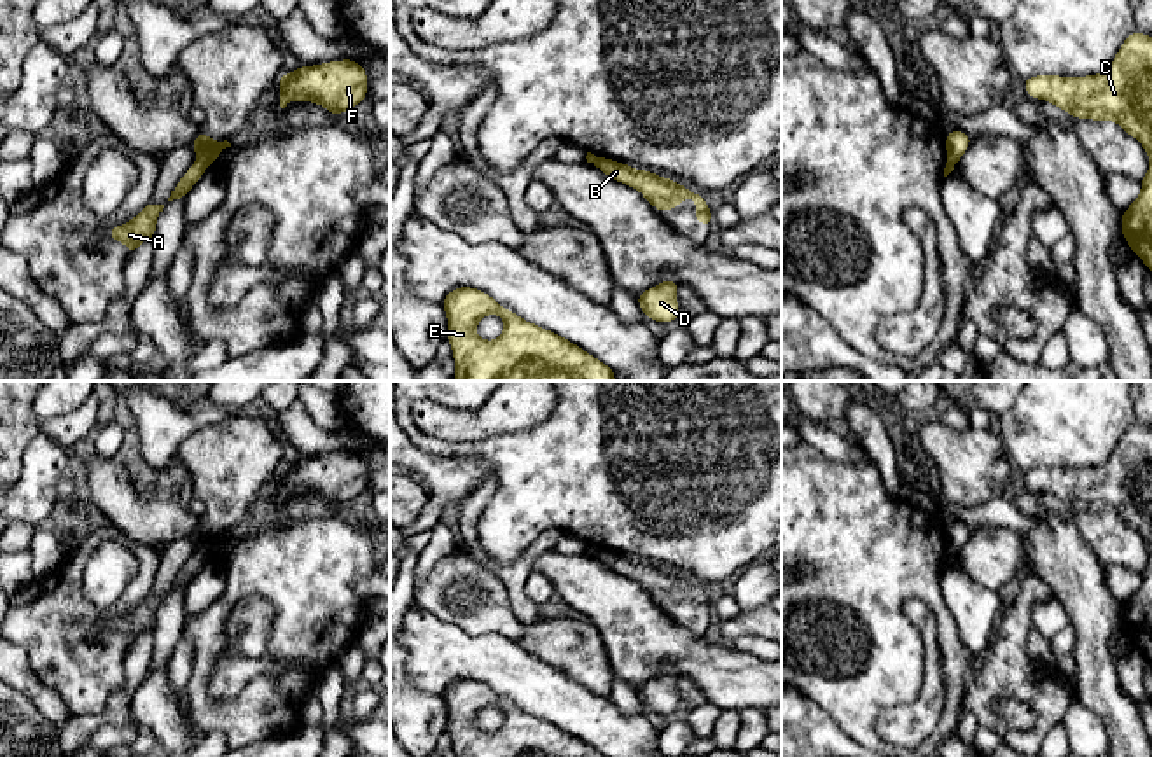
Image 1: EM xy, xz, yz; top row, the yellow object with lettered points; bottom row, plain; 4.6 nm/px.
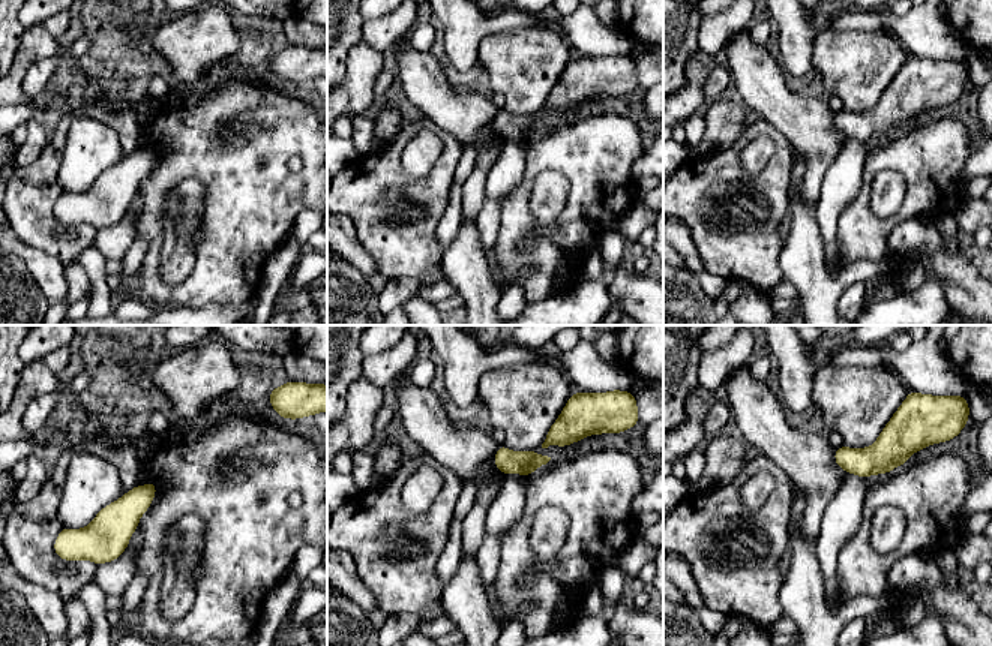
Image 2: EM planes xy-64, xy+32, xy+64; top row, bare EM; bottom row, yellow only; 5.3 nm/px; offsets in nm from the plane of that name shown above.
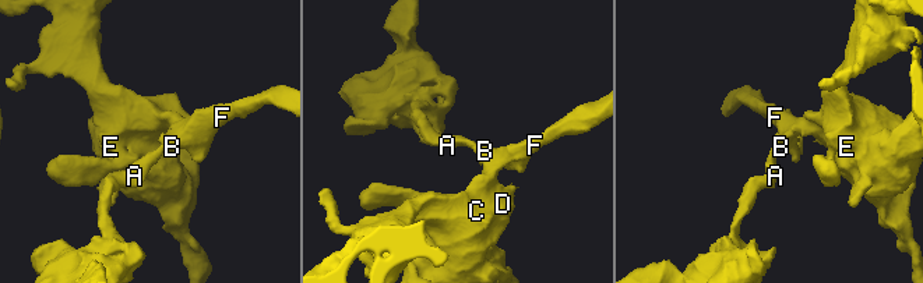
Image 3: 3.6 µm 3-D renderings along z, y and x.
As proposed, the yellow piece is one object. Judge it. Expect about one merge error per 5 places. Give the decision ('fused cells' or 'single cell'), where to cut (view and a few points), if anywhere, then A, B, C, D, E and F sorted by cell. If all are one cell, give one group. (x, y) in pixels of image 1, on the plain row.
fused cells; cut in xy along (200, 549), (208, 555); A / B C D E F

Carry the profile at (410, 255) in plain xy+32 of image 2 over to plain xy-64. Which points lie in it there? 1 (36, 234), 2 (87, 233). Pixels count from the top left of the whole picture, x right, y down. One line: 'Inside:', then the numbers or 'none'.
Inside: 1, 2

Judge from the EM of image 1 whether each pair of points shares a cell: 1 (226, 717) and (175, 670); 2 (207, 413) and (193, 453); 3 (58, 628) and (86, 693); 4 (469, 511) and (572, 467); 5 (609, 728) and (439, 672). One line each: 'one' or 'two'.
1: two
2: two
3: one
4: two
5: one

